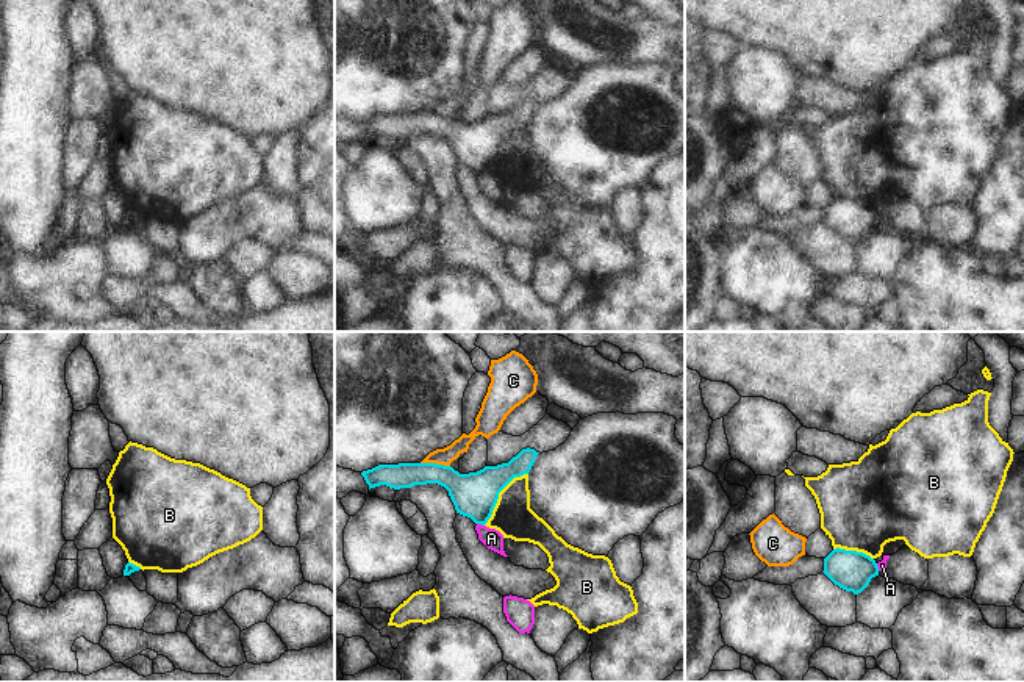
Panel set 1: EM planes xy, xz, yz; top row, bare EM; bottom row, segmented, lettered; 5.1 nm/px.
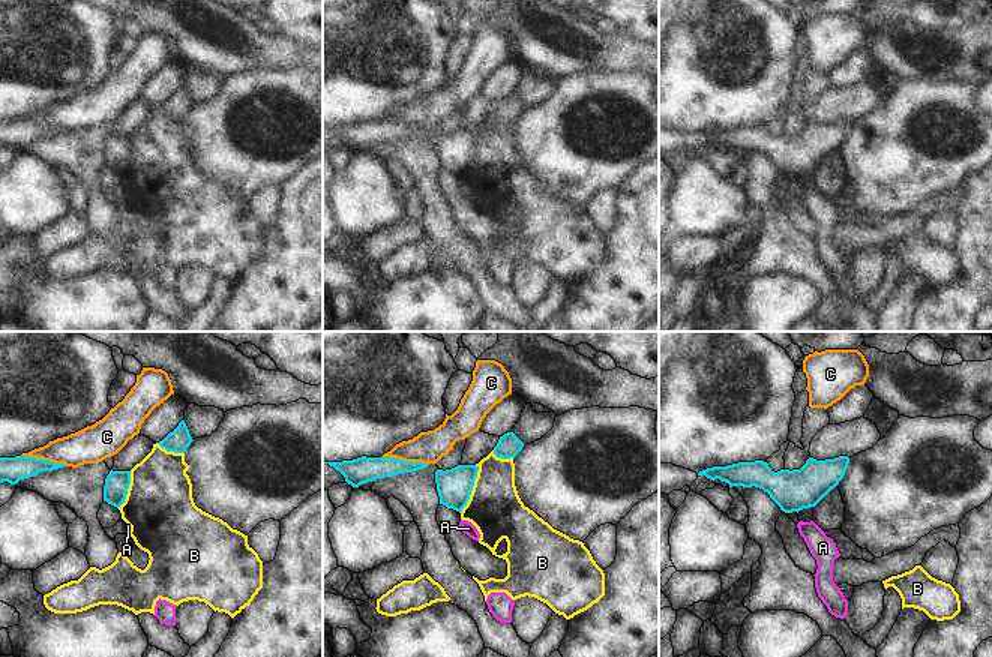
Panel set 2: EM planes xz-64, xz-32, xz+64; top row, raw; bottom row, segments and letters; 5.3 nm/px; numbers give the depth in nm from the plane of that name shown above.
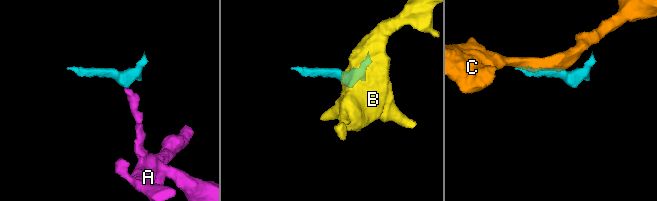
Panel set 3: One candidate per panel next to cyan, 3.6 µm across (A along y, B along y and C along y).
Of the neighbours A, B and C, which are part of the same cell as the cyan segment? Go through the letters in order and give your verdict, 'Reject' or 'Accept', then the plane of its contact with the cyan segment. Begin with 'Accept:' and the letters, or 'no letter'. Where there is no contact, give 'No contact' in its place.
Accept: no letter
A: Reject. Touches cyan in xz
B: Reject. Touches cyan in xz
C: Reject. Touches cyan in xz

